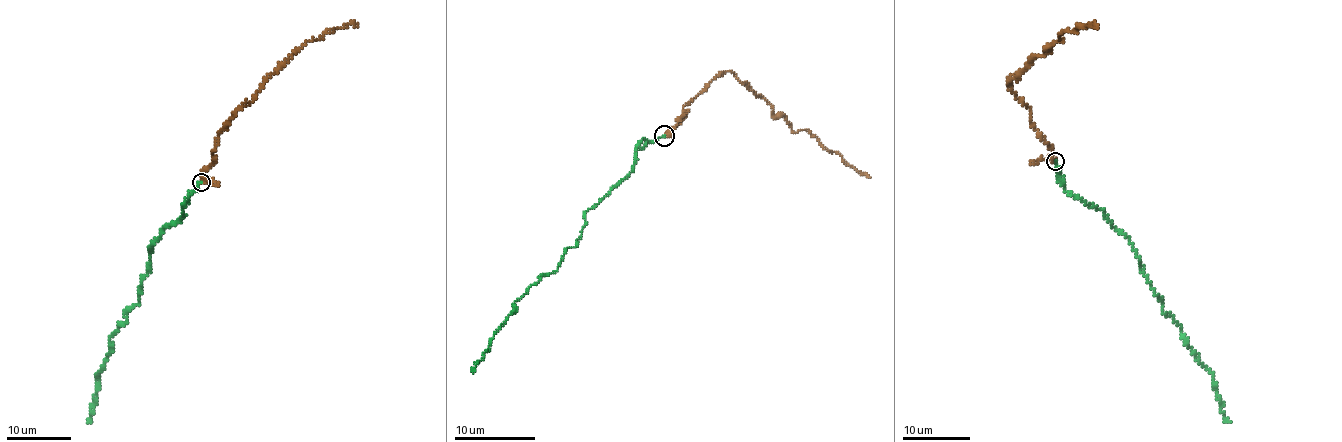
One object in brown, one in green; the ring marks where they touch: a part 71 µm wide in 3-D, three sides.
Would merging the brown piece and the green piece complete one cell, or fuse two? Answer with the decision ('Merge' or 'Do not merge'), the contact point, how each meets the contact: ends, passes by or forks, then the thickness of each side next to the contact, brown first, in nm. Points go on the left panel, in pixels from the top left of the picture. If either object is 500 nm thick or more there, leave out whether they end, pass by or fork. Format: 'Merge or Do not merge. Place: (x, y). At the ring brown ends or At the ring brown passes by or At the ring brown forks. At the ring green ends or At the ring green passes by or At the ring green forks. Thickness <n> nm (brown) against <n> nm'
Merge. Place: (201, 182). At the ring brown ends. At the ring green ends. Thickness 420 nm (brown) against 200 nm

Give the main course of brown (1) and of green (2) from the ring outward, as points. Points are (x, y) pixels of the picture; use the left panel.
1: (202, 181), (203, 172), (212, 164), (217, 134), (268, 76), (304, 43), (350, 23), (356, 26)
2: (202, 181), (187, 197), (183, 216), (151, 247), (138, 303), (112, 336), (97, 378), (90, 421)

